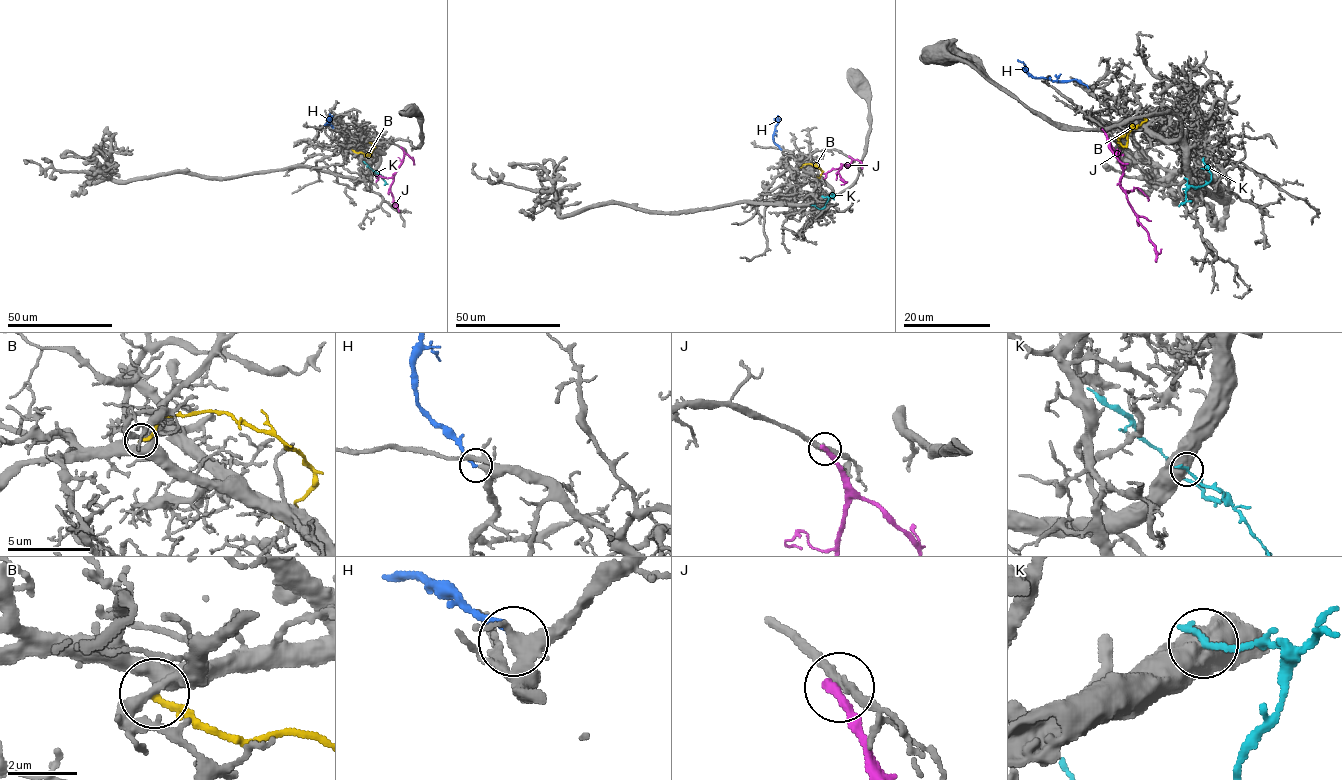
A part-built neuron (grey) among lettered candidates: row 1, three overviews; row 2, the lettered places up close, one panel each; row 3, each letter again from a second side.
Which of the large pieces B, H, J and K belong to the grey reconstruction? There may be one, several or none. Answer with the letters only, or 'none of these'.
H

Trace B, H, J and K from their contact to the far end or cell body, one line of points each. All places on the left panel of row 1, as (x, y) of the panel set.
B: (352, 150), (370, 155), (374, 147), (369, 142)
H: (333, 127), (325, 124), (329, 122), (329, 114)
J: (401, 147), (403, 159), (390, 187), (396, 207), (393, 205)
K: (375, 171), (362, 161)

